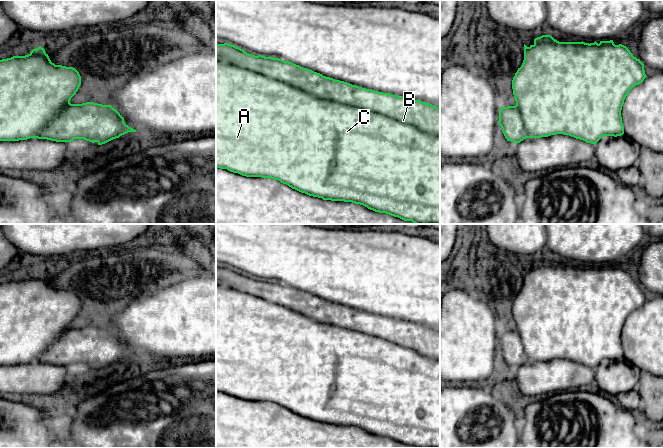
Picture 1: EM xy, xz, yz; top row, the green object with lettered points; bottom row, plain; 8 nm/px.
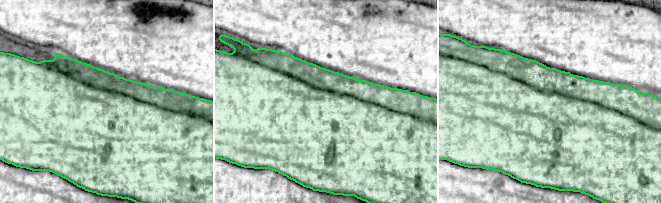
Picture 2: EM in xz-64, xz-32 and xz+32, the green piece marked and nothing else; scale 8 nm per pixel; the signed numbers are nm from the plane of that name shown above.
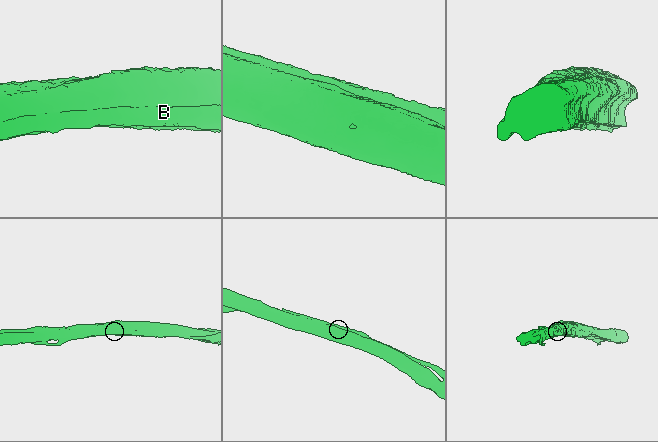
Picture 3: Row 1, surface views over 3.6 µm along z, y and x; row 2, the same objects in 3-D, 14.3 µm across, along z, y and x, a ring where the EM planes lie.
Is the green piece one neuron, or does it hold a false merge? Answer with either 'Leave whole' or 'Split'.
Leave whole

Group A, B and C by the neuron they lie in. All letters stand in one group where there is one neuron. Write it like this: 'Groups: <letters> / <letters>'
Groups: A B C

